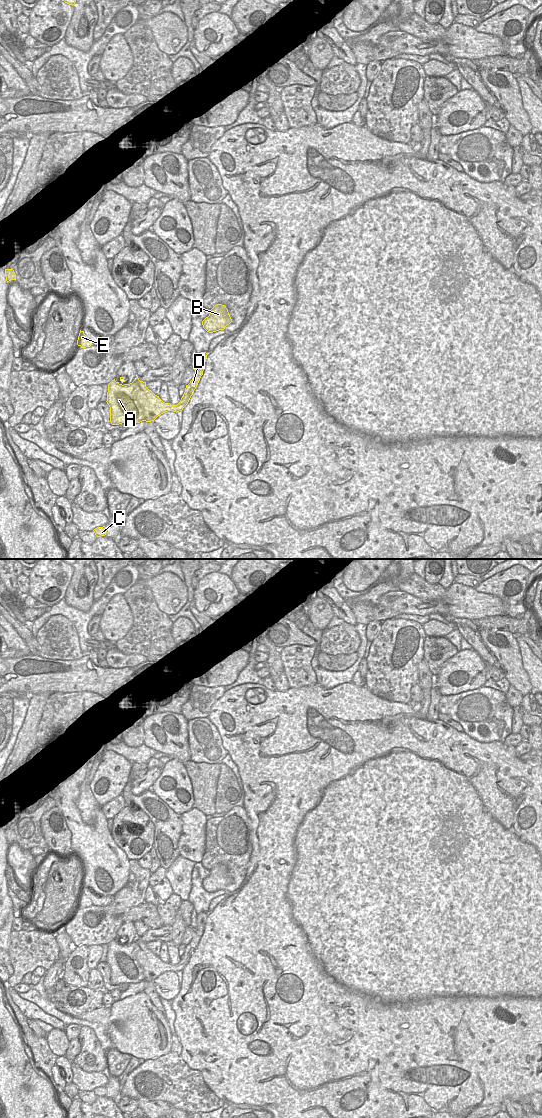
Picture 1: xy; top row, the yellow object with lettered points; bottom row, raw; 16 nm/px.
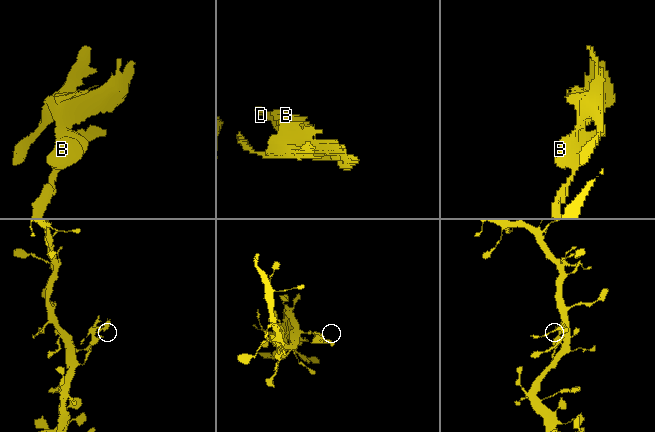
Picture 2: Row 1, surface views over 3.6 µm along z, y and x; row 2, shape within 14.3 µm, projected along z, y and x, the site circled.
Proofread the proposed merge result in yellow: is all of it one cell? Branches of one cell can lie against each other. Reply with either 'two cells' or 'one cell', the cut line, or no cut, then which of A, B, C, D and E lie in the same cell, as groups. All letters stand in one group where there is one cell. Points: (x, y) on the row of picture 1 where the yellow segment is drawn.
two cells; cut xy (170, 405), (173, 410); groups A C E / B D

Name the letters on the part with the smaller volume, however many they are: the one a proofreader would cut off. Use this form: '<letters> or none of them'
B, D

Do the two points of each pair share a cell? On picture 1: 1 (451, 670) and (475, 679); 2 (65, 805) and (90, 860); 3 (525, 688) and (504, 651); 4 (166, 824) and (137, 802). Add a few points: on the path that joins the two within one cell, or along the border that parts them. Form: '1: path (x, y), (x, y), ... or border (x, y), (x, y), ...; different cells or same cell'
1: path (457, 670), (464, 670), (469, 674); same cell
2: path (73, 819), (76, 826), (90, 843), (90, 846); same cell
3: path (519, 679), (513, 670), (510, 660); same cell
4: path (160, 816), (149, 805), (145, 805); same cell

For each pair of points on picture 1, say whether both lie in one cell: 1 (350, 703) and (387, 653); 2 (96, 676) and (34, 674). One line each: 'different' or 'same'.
1: different
2: same

